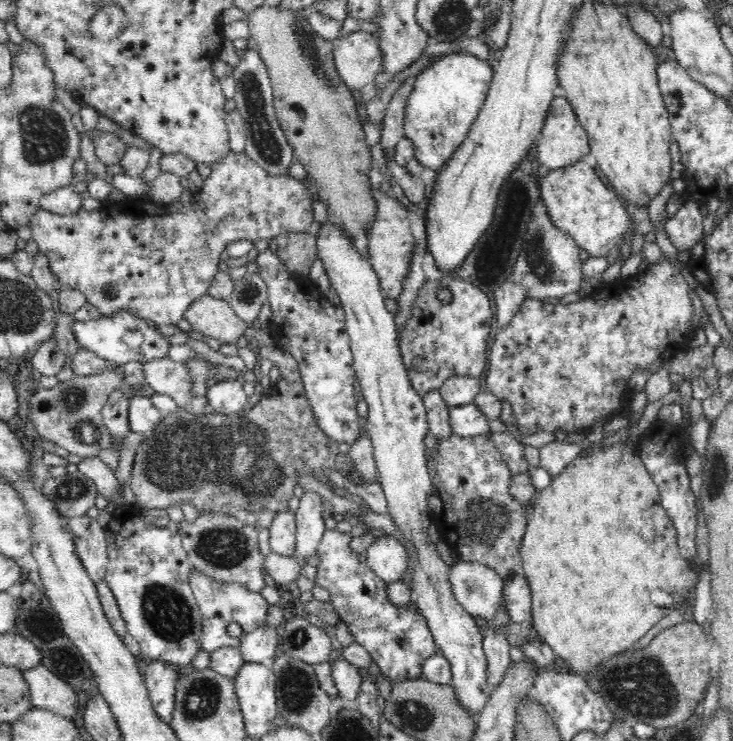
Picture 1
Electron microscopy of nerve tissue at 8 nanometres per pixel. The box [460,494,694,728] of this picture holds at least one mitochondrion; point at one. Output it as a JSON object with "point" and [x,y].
{"point":[643,690]}

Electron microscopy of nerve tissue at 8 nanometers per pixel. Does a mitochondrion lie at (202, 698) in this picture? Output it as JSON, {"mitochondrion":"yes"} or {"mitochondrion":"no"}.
{"mitochondrion":"yes"}

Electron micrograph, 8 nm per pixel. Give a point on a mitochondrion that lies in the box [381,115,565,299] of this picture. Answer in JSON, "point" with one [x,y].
{"point":[536,261]}

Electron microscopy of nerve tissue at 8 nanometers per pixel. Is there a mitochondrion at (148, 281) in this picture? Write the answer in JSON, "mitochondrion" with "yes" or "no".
{"mitochondrion":"no"}

